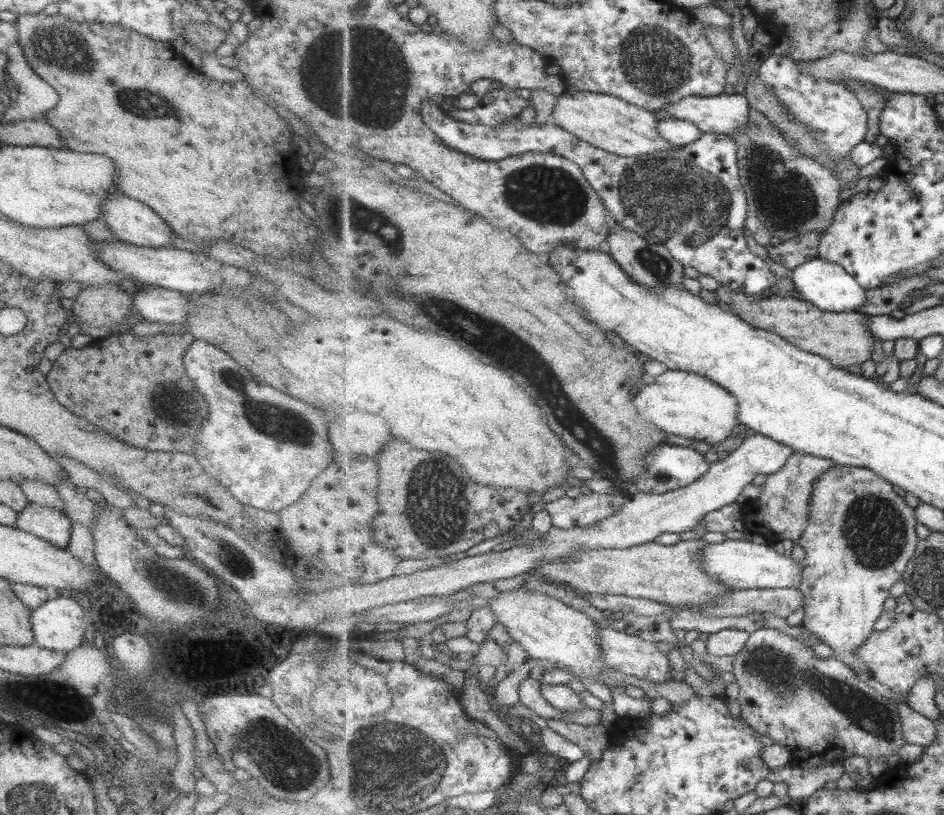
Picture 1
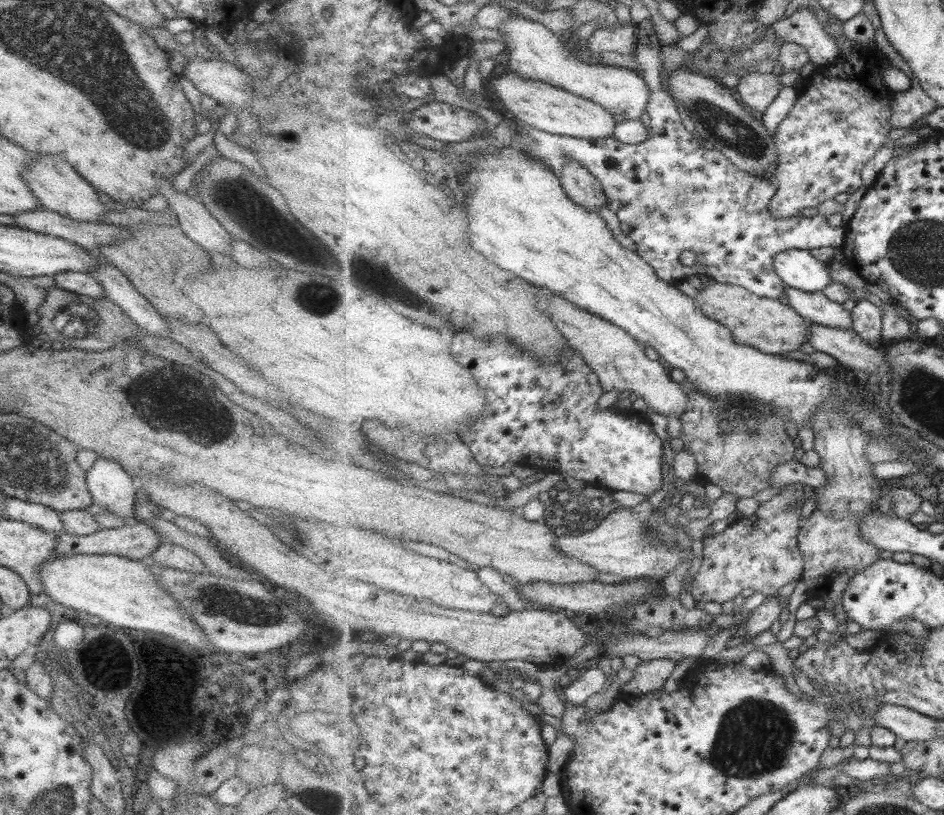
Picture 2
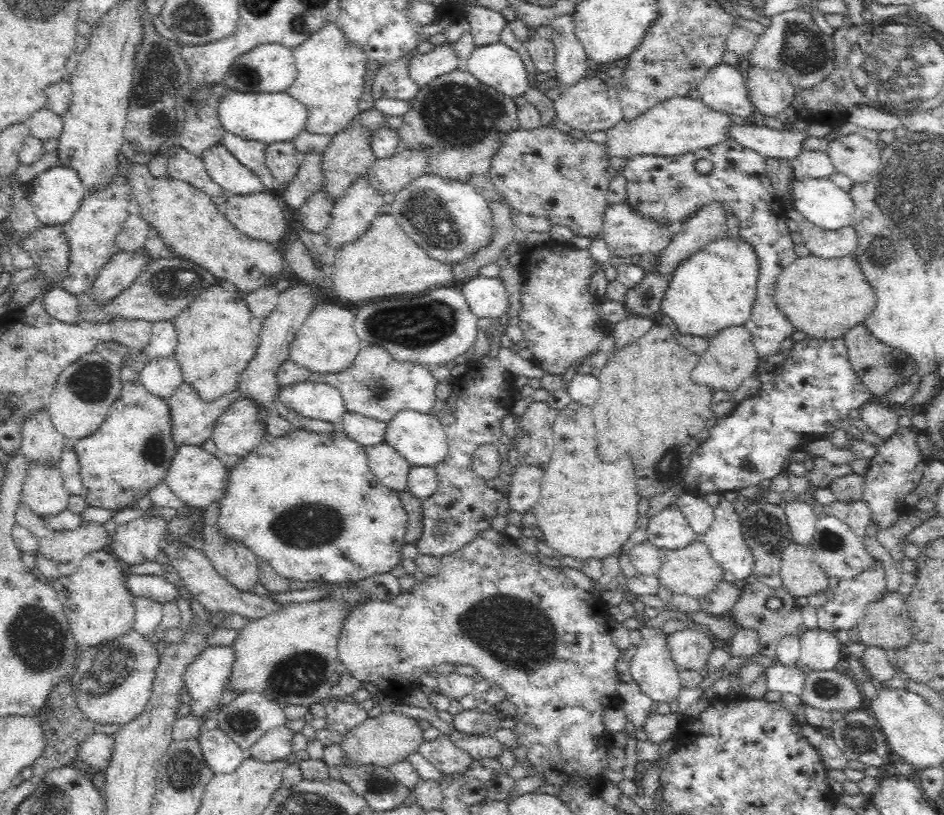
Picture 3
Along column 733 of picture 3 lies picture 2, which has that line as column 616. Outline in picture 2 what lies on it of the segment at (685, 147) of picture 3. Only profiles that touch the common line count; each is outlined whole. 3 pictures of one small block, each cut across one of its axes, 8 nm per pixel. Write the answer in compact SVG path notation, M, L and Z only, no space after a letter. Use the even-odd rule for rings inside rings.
M512 71L501 74L491 82L491 86L499 97L504 112L513 114L527 125L551 134L597 140L613 137L618 124L613 114L605 110L600 103L590 101L581 95L571 94L568 90L551 86L547 82L521 78L521 75Z

